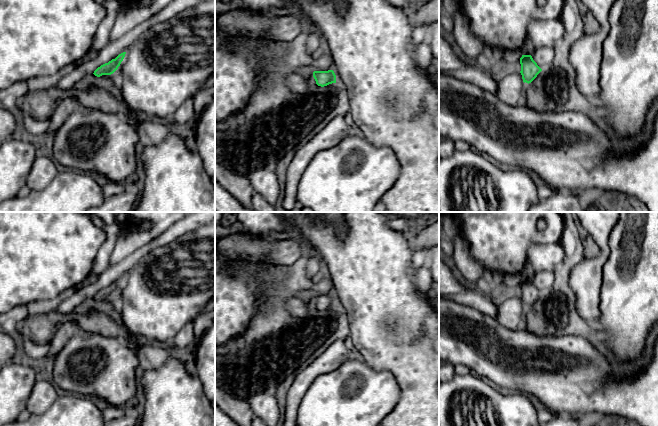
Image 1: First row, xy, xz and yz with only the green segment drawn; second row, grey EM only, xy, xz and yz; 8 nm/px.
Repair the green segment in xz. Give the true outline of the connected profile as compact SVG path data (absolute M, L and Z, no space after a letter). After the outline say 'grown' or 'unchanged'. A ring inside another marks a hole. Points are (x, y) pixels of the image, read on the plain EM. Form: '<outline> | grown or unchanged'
M333 294L314 295L313 301L316 305L316 308L321 311L336 307L336 299Z | unchanged

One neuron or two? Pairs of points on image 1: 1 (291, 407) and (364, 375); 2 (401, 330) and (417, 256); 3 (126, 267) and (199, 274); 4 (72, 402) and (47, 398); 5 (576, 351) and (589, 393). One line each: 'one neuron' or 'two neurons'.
1: two neurons
2: two neurons
3: two neurons
4: two neurons
5: one neuron

